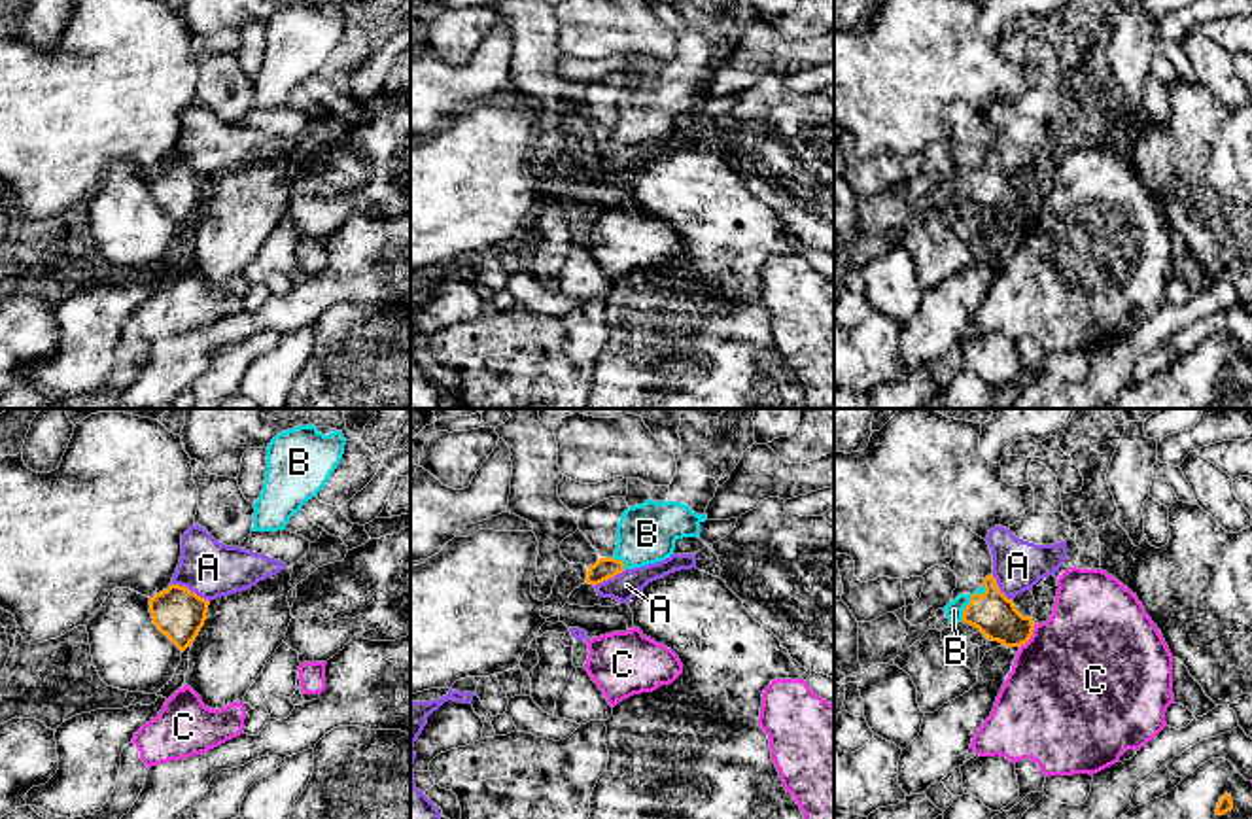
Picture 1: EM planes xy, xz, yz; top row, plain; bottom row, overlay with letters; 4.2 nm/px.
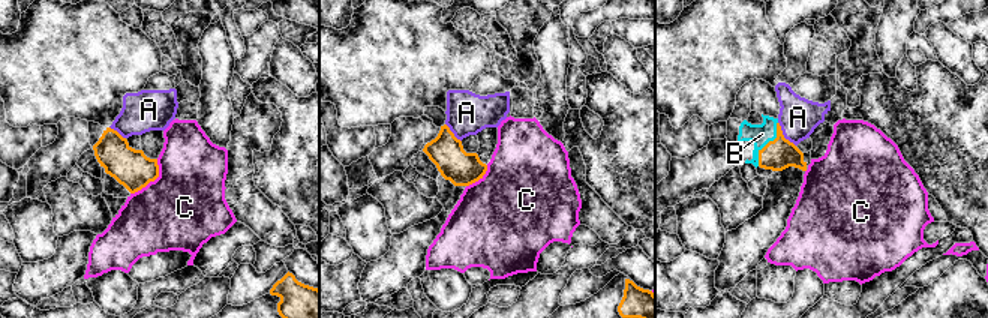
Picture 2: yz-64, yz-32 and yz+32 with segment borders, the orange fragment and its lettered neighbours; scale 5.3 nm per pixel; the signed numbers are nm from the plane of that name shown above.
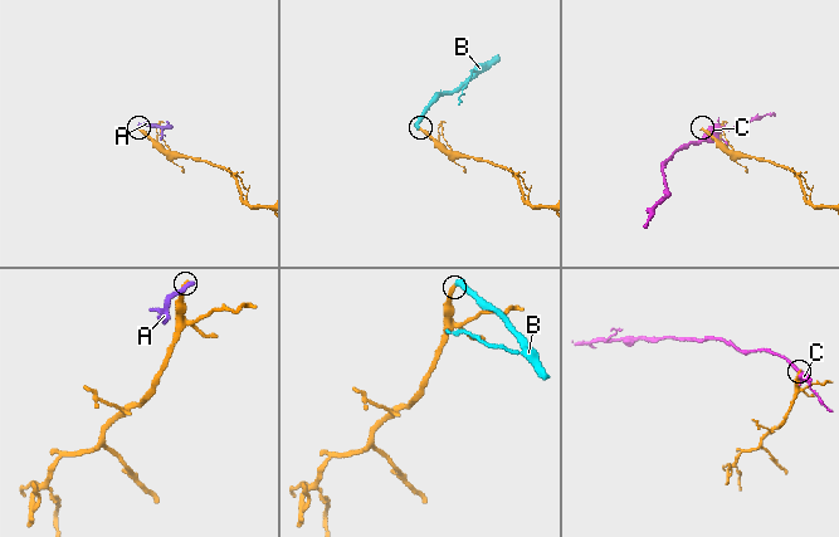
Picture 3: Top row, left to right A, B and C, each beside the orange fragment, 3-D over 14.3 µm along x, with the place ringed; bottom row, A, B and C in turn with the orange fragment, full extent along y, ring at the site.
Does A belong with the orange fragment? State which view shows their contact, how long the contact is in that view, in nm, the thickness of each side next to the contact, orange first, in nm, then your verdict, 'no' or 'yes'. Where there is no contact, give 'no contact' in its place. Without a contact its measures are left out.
xy | 190 nm | 220/240 nm | no

